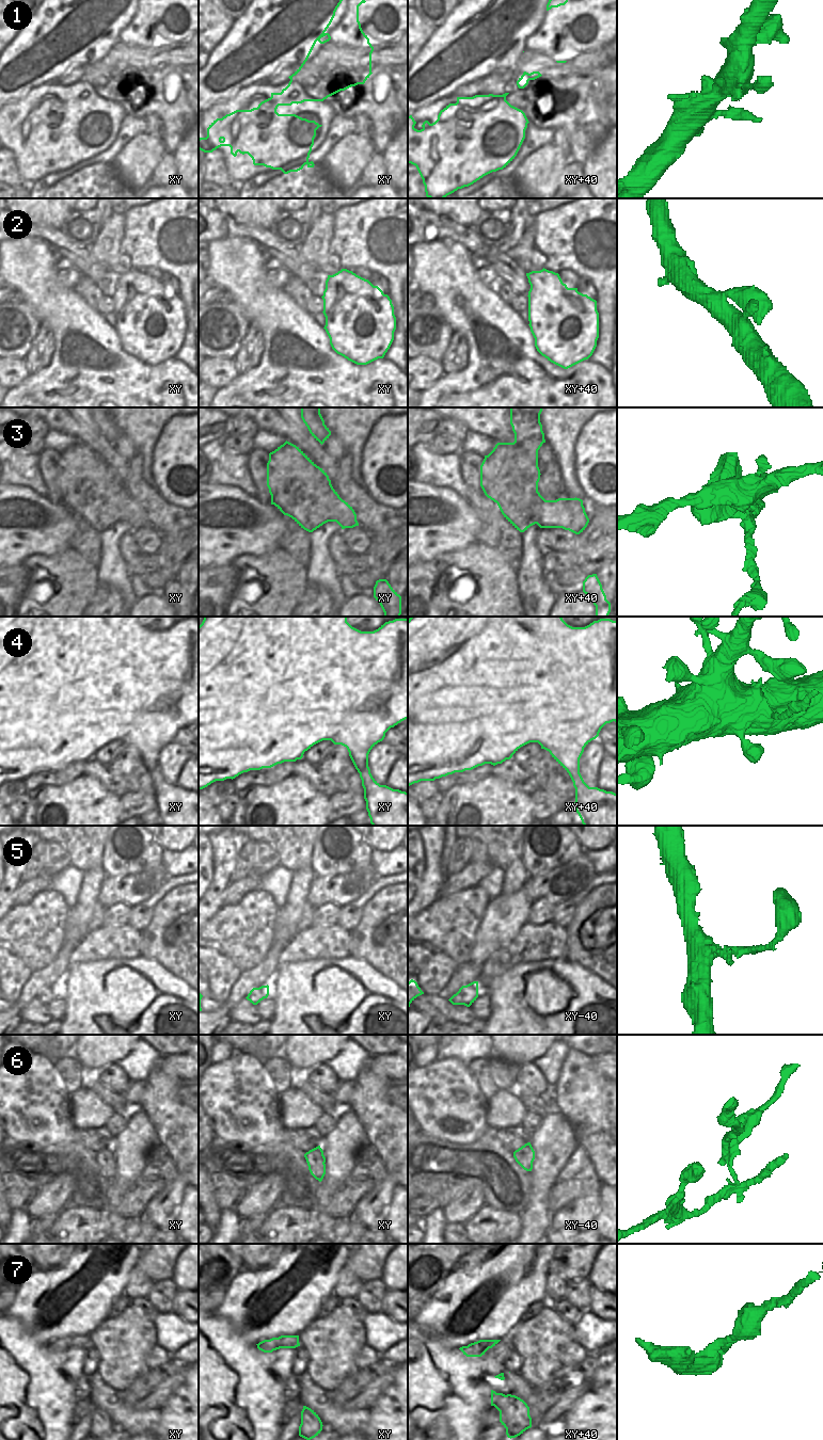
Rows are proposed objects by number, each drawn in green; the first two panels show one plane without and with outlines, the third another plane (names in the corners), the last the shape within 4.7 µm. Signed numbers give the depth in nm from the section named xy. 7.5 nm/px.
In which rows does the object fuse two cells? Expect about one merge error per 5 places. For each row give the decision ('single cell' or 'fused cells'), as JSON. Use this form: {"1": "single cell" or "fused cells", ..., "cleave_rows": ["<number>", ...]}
{"1": "single cell", "2": "single cell", "3": "fused cells", "4": "single cell", "5": "single cell", "6": "fused cells", "7": "fused cells", "cleave_rows": ["3", "6", "7"]}

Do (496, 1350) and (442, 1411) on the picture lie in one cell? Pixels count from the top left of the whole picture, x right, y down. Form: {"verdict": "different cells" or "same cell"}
{"verdict": "same cell"}

